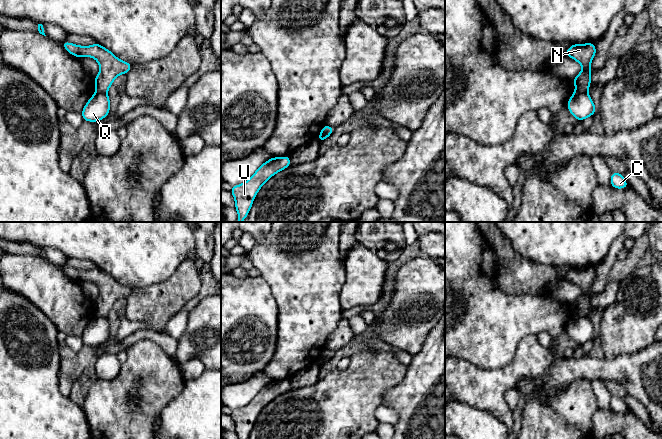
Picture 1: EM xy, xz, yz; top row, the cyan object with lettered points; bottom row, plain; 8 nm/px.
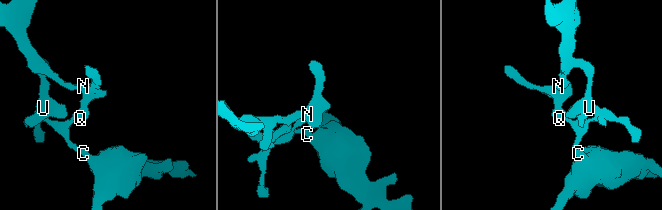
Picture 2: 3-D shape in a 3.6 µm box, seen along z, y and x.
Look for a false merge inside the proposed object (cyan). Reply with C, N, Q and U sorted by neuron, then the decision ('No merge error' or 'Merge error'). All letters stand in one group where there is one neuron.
Groups: C Q / N U. Merge error

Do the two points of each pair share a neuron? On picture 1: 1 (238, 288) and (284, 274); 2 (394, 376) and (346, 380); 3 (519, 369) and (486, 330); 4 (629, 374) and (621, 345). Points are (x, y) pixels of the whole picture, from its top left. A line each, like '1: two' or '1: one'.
1: two
2: one
3: two
4: two

